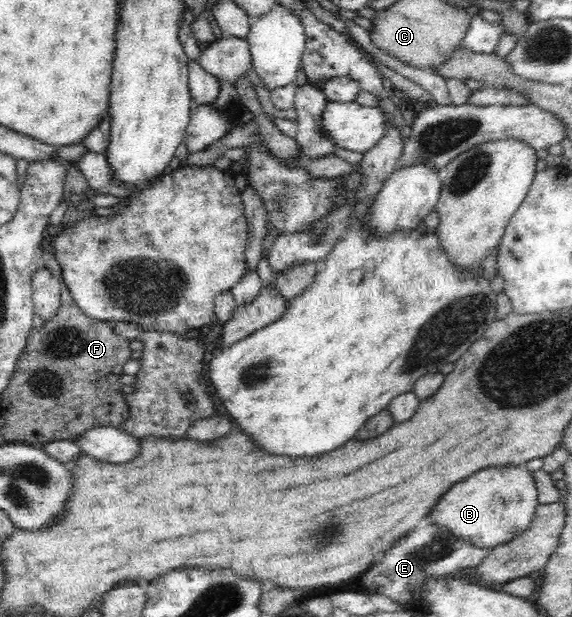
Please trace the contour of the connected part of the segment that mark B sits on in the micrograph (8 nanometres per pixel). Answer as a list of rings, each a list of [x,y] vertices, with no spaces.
[[[491,467],[453,485],[428,516],[453,538],[494,548],[527,531],[539,505],[535,477],[526,467]]]

